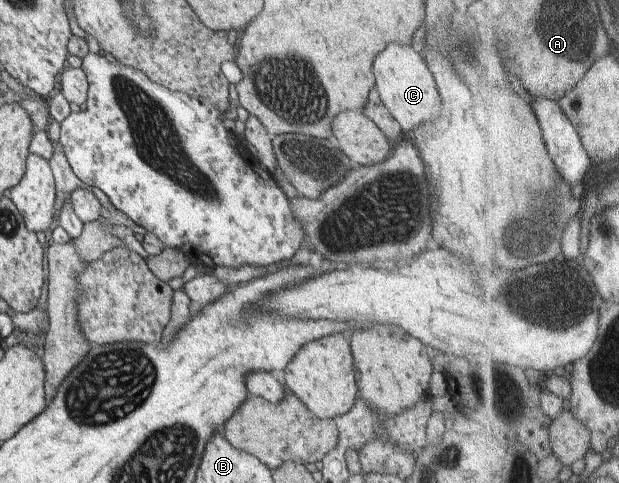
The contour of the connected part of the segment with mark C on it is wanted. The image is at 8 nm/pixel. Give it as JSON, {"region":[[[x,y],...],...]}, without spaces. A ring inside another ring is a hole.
{"region":[[[389,44],[375,60],[373,74],[376,78],[376,88],[382,103],[391,116],[402,126],[404,134],[412,135],[413,129],[429,122],[439,112],[439,94],[433,82],[431,72],[427,70],[421,56],[411,46]]]}

